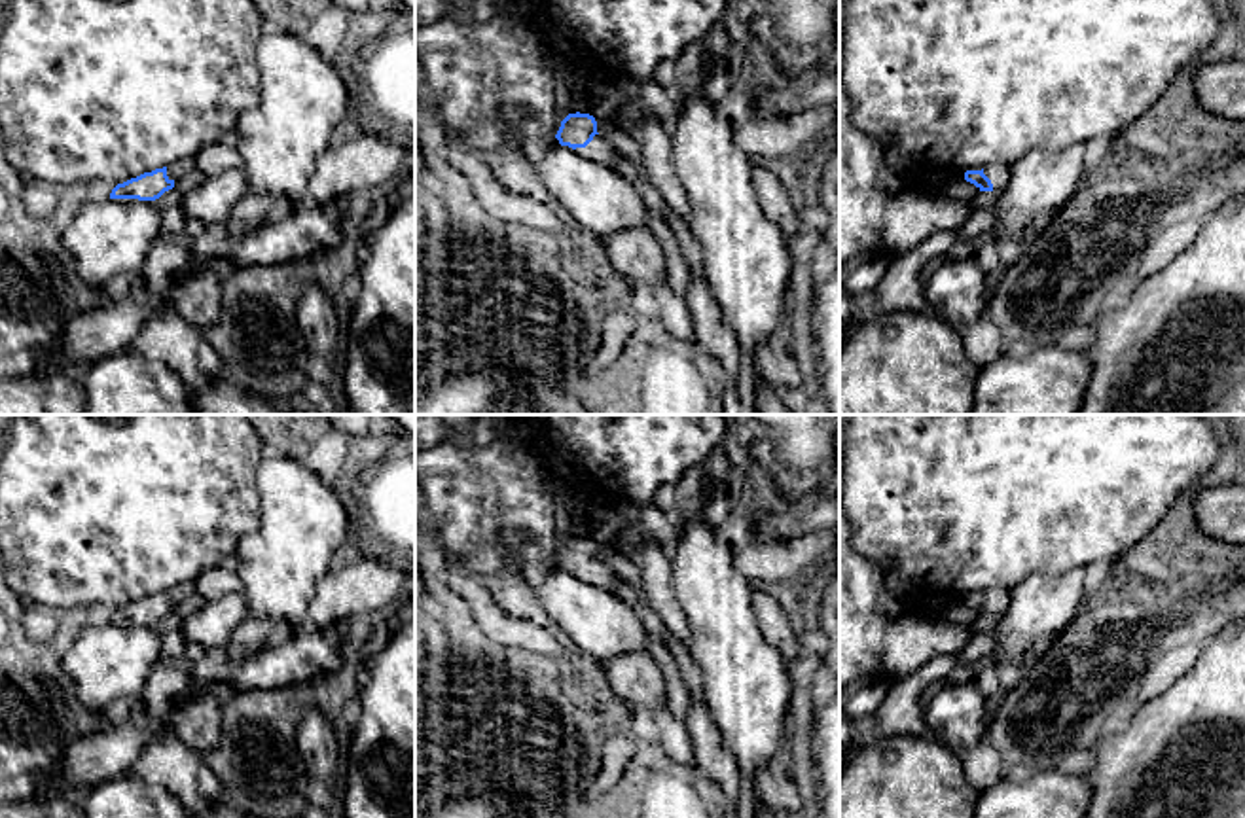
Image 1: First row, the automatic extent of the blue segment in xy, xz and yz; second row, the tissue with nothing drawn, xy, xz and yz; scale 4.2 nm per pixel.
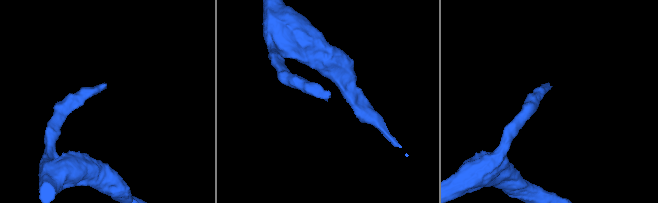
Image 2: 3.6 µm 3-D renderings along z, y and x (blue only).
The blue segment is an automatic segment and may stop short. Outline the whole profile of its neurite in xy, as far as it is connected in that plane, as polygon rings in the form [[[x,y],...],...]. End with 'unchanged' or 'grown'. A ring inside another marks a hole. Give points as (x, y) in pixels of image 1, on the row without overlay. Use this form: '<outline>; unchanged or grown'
[[[186,585],[186,587],[176,587],[171,591],[155,593],[152,596],[144,596],[136,602],[123,606],[123,608],[117,608],[112,614],[110,623],[155,625],[165,615],[172,614],[174,606],[189,591],[191,591],[191,585]]]; grown

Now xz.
[[[568,538],[555,559],[561,570],[576,574],[580,579],[616,593],[623,579],[597,557],[597,545],[589,538]]]; grown

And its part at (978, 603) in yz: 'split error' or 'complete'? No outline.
split error

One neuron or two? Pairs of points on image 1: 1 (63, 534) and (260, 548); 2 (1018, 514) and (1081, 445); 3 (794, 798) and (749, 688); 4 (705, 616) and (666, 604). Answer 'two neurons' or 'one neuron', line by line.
1: two neurons
2: one neuron
3: two neurons
4: two neurons

